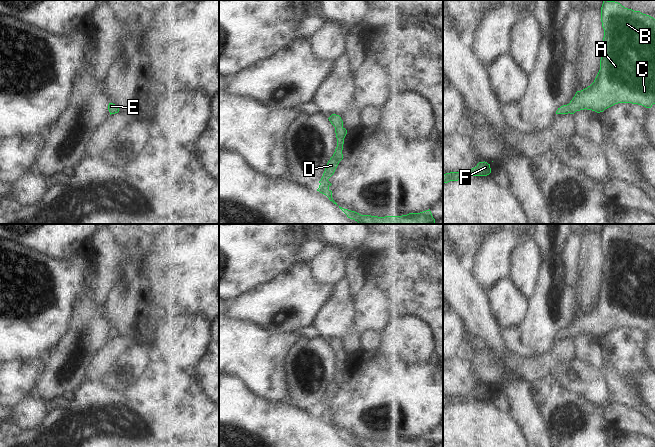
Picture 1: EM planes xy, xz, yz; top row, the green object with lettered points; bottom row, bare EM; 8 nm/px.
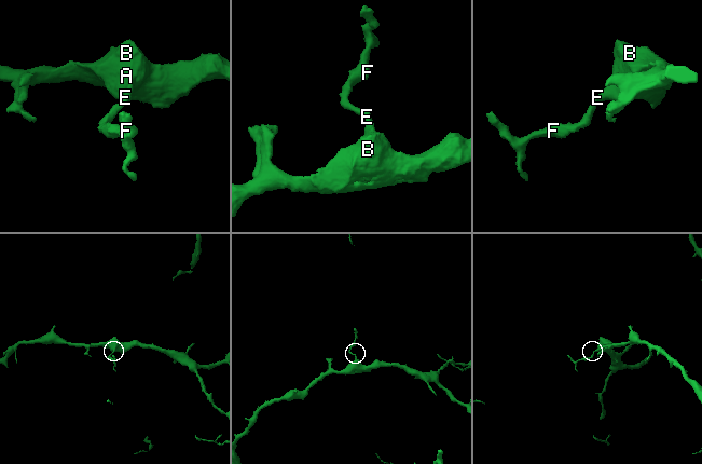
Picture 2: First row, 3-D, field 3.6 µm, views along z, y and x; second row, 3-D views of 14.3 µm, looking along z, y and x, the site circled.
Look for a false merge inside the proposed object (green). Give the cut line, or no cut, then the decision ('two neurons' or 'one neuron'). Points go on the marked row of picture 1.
no cut | one neuron

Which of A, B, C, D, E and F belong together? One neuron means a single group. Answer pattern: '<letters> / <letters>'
A B C D E F

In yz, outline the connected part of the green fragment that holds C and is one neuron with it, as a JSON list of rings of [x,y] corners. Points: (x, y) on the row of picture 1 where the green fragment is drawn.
[[[603,0],[601,22],[604,29],[600,70],[594,82],[587,88],[577,91],[569,104],[563,105],[556,114],[574,114],[580,110],[597,113],[618,103],[632,103],[651,108],[655,104],[655,19],[640,11],[625,8],[615,1]]]

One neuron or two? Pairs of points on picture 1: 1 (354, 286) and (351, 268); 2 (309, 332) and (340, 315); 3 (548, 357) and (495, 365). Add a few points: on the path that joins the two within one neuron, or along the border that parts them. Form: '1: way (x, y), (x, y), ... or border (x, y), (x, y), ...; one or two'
1: way (354, 282), (354, 272); one
2: border (312, 325), (318, 336); two
3: way (535, 365), (508, 365); one

